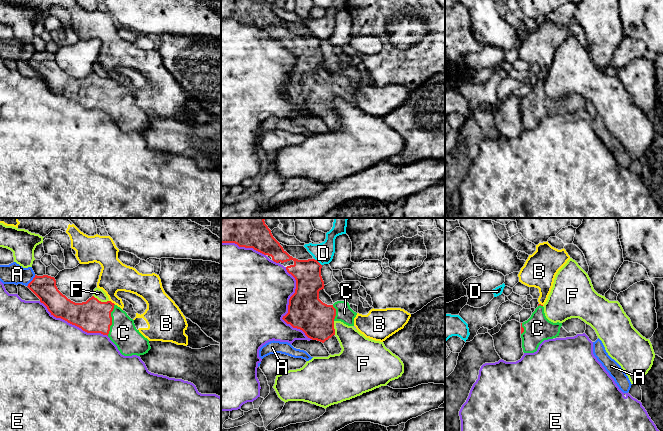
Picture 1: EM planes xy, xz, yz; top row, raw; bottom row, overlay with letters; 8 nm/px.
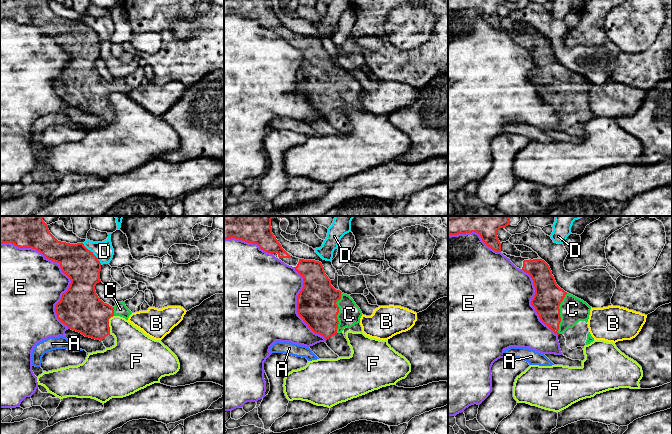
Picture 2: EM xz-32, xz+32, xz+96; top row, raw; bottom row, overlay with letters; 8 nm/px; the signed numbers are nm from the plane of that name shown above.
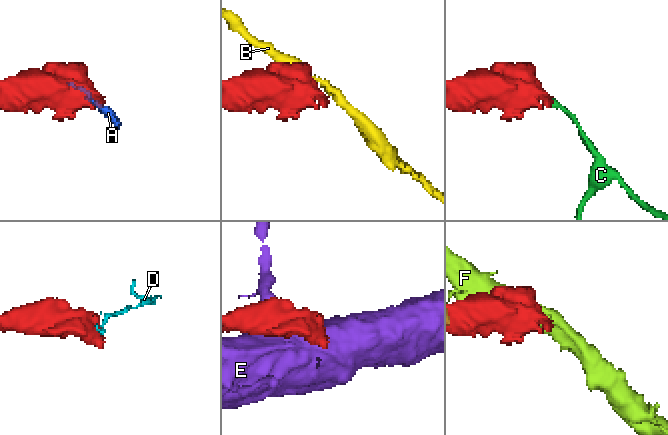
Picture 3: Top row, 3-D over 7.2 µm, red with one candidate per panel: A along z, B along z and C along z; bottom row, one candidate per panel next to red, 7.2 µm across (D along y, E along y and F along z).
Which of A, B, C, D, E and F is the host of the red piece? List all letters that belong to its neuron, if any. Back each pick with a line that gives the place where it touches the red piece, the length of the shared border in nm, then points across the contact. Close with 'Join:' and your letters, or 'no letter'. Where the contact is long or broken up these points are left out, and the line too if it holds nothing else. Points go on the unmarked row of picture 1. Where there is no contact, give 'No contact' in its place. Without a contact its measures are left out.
C: Touches red at xy (111, 96). Shared border 260 nm. Path across: xy (93, 92), (105, 93), (111, 96), (123, 109)
Join: C

